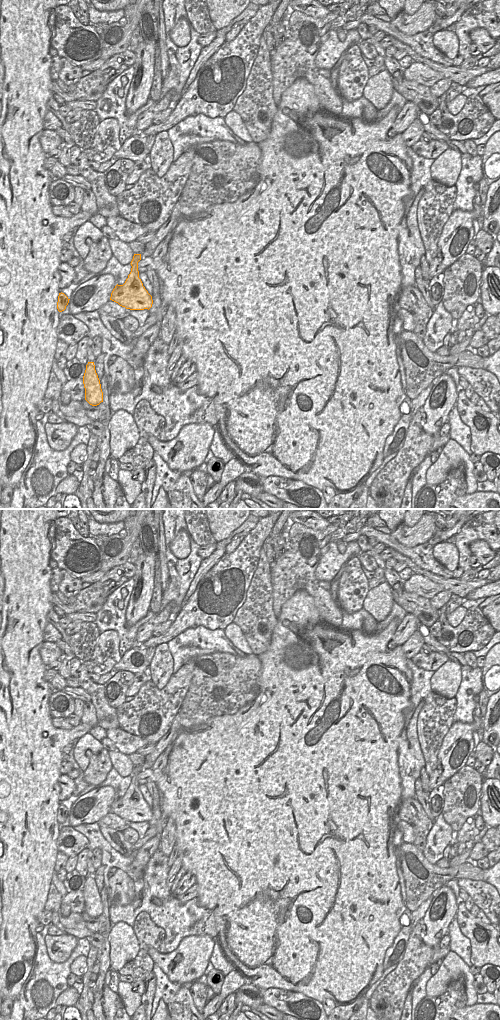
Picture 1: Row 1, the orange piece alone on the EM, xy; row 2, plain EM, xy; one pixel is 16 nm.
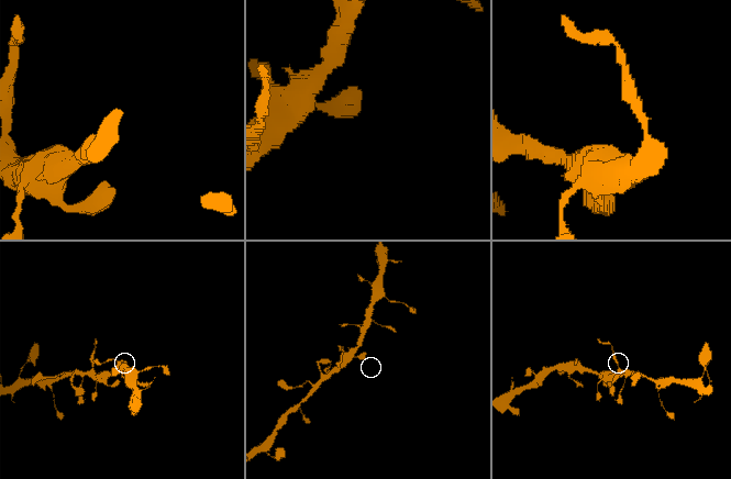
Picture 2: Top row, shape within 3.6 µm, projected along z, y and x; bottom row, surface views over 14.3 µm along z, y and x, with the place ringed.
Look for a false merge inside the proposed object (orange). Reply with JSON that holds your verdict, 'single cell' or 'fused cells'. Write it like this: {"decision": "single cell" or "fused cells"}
{"decision": "fused cells"}

